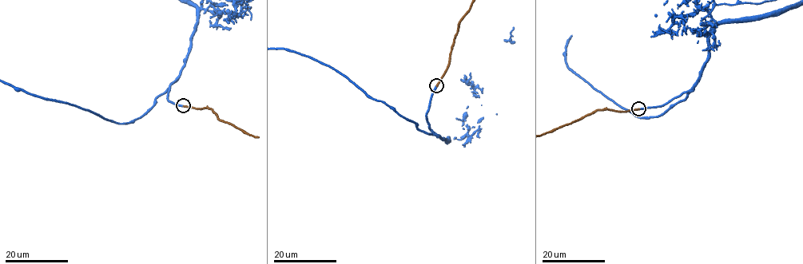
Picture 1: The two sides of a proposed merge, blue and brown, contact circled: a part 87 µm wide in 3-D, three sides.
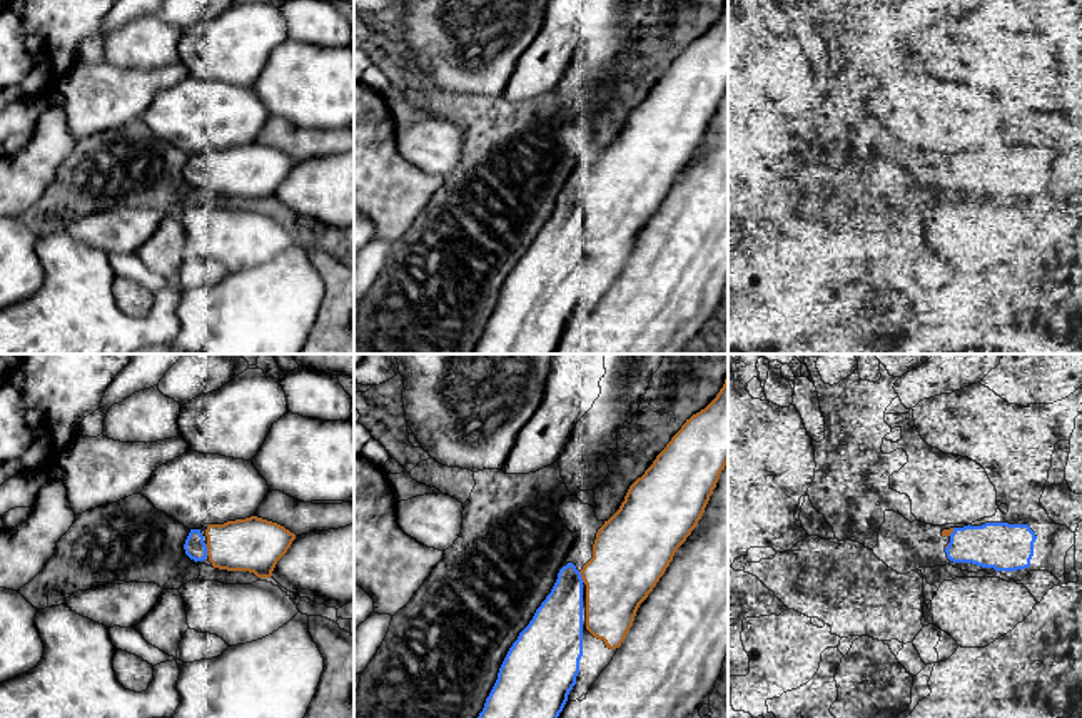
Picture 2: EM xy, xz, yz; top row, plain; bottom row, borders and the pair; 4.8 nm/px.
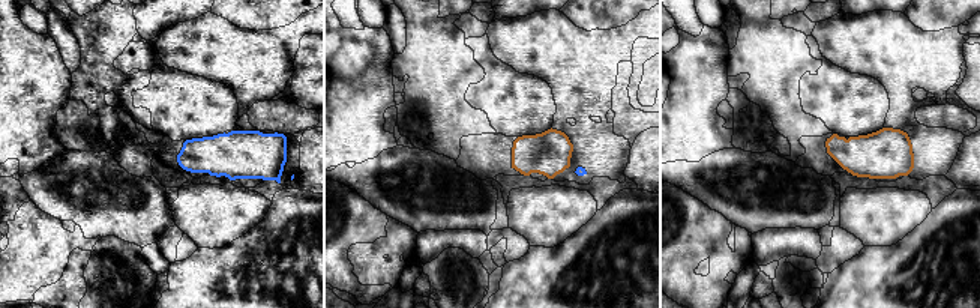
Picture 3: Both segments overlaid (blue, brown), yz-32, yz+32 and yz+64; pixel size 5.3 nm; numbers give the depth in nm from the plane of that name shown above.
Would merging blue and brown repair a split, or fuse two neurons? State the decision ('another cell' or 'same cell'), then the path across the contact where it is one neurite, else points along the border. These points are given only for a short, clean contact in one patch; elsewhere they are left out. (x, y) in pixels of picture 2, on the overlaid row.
same cell

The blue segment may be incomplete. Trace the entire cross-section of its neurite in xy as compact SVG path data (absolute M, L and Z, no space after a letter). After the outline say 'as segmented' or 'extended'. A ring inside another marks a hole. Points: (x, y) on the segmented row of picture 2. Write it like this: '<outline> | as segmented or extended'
M250 516L209 524L204 534L200 529L190 529L184 549L195 563L207 558L219 569L249 571L257 578L270 578L294 539L296 534L284 526Z | extended

